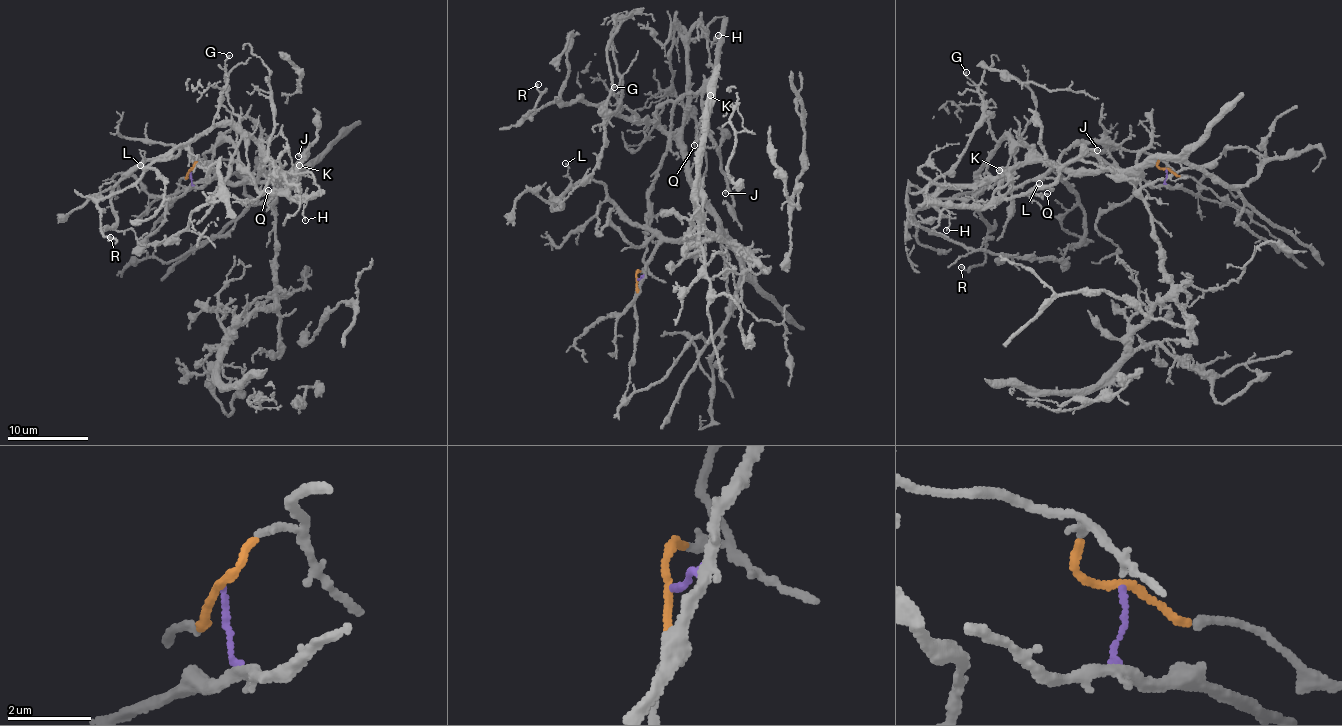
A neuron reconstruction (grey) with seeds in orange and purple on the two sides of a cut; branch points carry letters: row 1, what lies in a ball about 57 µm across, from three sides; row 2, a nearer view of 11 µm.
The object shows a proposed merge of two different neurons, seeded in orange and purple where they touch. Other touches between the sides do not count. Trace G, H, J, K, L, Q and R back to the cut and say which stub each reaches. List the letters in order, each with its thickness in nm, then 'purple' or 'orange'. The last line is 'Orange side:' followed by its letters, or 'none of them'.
G: 140 nm thick; purple
H: 80 nm thick; orange
J: 180 nm thick; orange
K: 170 nm thick; orange
L: 90 nm thick; purple
Q: 90 nm thick; orange
R: 150 nm thick; purple
Orange side: H, J, K, Q

